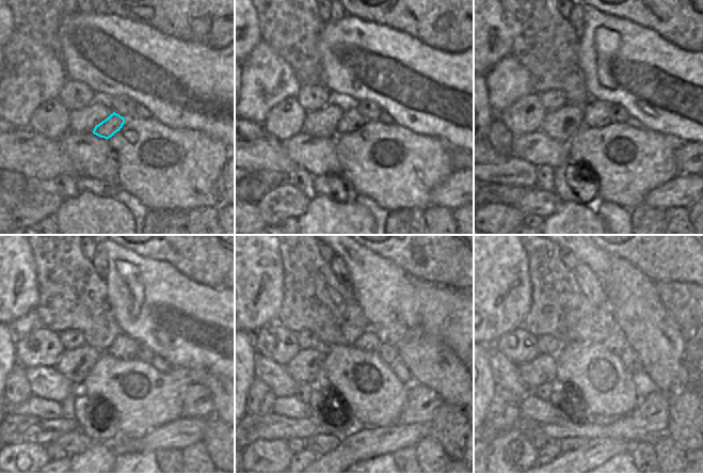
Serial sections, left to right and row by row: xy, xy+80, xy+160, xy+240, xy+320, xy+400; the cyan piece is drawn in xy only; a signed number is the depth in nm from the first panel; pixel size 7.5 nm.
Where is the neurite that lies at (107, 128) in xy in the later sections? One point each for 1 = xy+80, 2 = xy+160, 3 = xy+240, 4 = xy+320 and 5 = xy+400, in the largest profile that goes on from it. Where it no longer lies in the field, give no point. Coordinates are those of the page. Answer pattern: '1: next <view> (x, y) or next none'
1: next xy+80 (351, 121)
2: next xy+160 (595, 113)
3: next xy+240 (123, 347)
4: next xy+320 (370, 341)
5: next xy+400 (616, 343)

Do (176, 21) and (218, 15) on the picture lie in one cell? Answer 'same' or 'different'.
same

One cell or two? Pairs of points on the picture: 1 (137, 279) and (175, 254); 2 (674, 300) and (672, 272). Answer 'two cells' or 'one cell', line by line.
1: two cells
2: two cells

